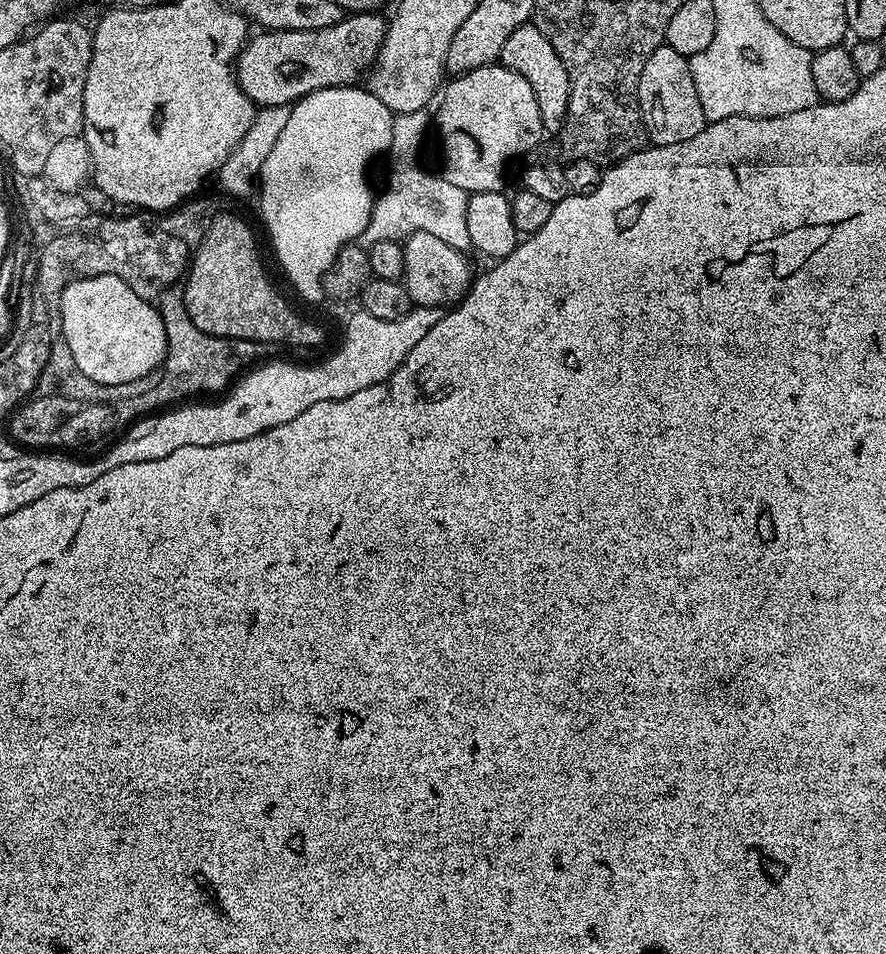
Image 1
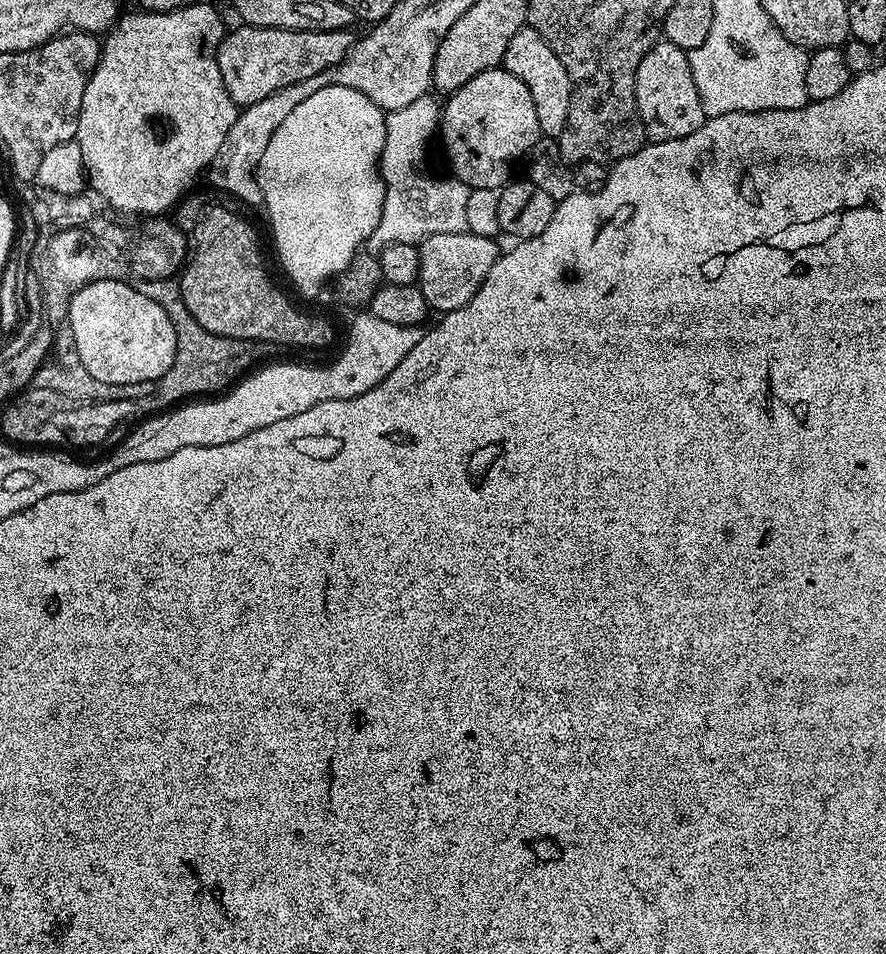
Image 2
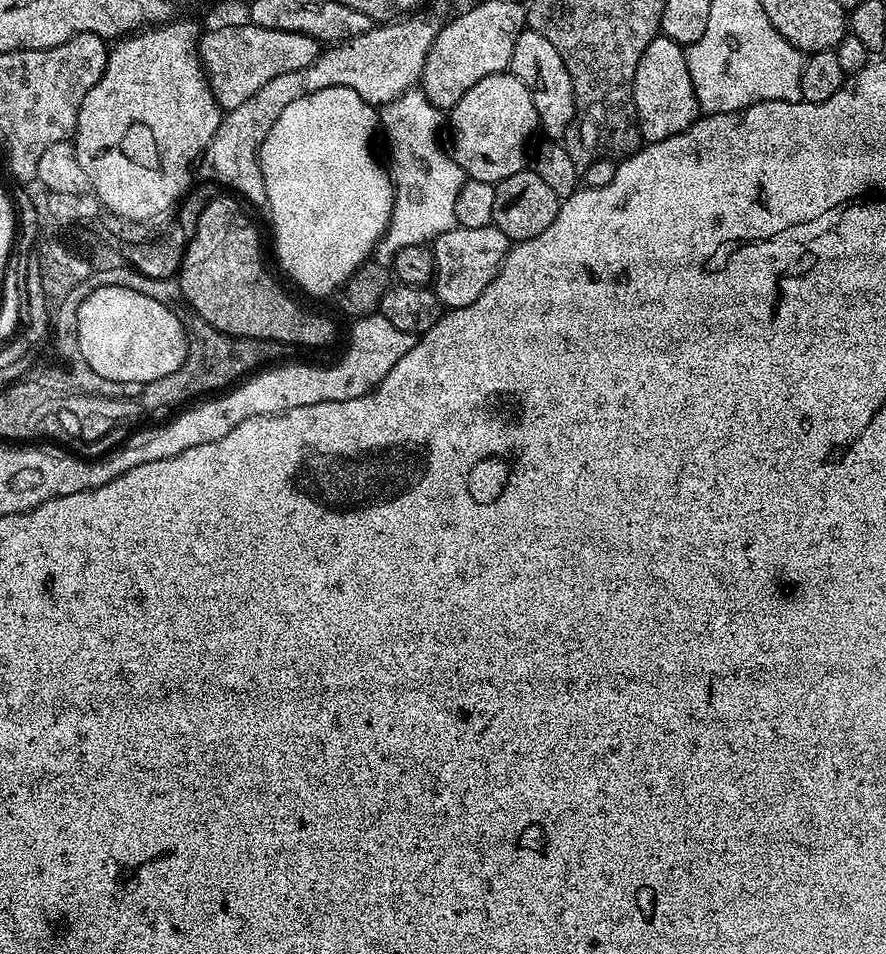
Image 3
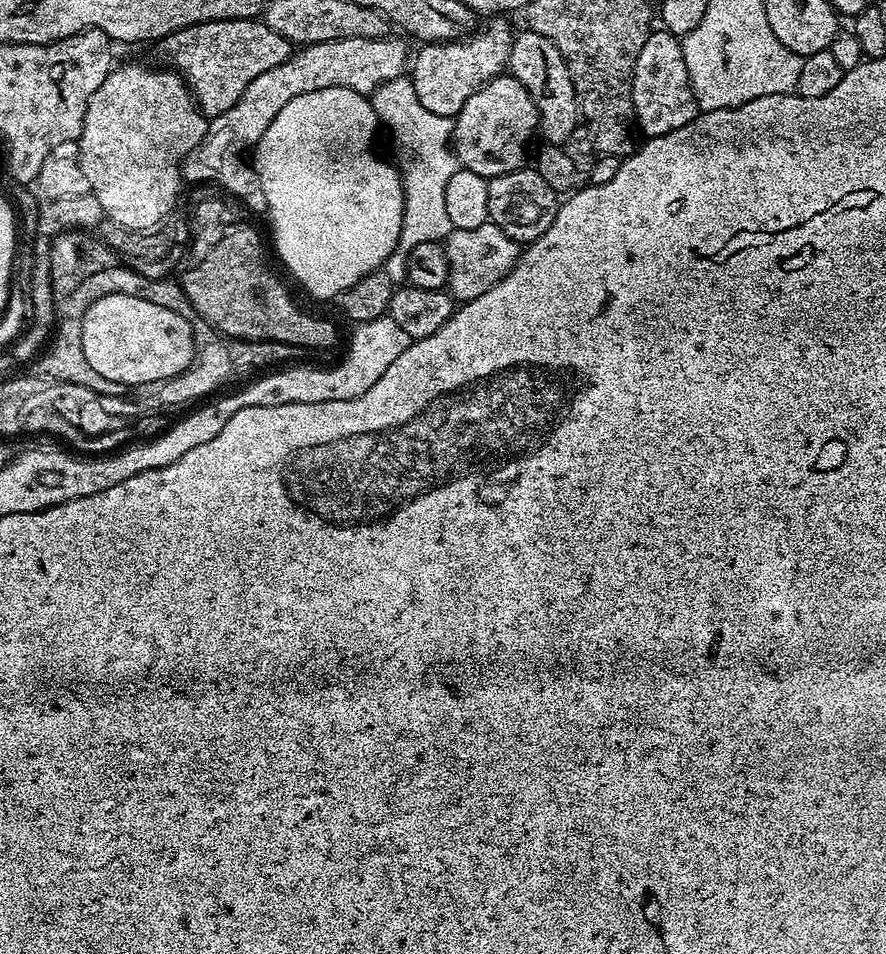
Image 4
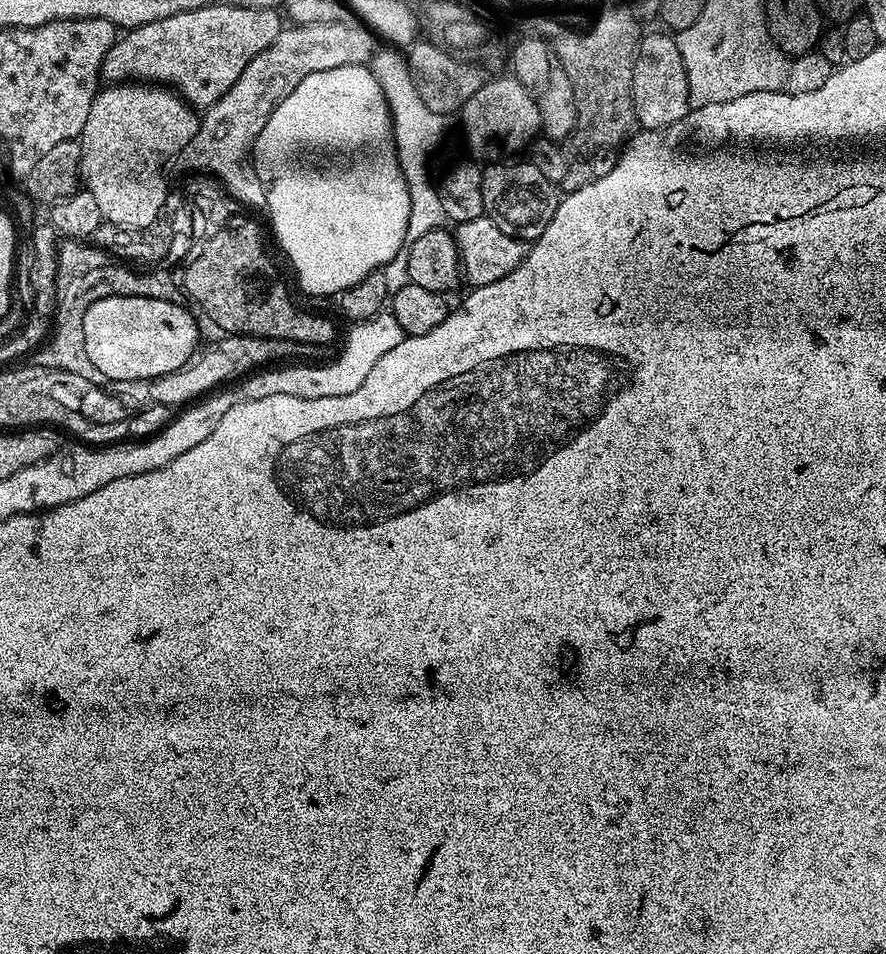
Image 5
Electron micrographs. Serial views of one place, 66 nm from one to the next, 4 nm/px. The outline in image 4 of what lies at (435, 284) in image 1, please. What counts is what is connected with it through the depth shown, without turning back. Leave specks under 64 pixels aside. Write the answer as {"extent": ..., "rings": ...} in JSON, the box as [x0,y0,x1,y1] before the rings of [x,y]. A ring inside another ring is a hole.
{"extent":[442,222,522,302],"rings":[[[487,222],[473,229],[456,229],[442,244],[448,259],[447,291],[453,301],[467,302],[486,294],[499,280],[512,273],[512,268],[522,255],[521,245],[512,240],[496,224]]]}

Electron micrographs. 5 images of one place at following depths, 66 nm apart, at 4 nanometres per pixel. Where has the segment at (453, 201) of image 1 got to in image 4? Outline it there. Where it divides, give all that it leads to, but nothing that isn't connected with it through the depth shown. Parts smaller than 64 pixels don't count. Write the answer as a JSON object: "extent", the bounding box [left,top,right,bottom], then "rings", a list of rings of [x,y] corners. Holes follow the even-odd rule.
{"extent":[370,75,458,286],"rings":[[[407,75],[378,86],[370,99],[377,121],[383,127],[385,124],[392,135],[392,148],[396,151],[394,163],[400,173],[400,185],[404,188],[402,230],[395,250],[382,265],[382,271],[394,286],[398,286],[407,279],[408,254],[414,246],[422,246],[422,242],[443,241],[452,233],[445,197],[446,186],[458,169],[458,161],[450,147],[449,117],[430,114],[430,110],[418,102],[418,94],[414,94],[414,86]]]}

